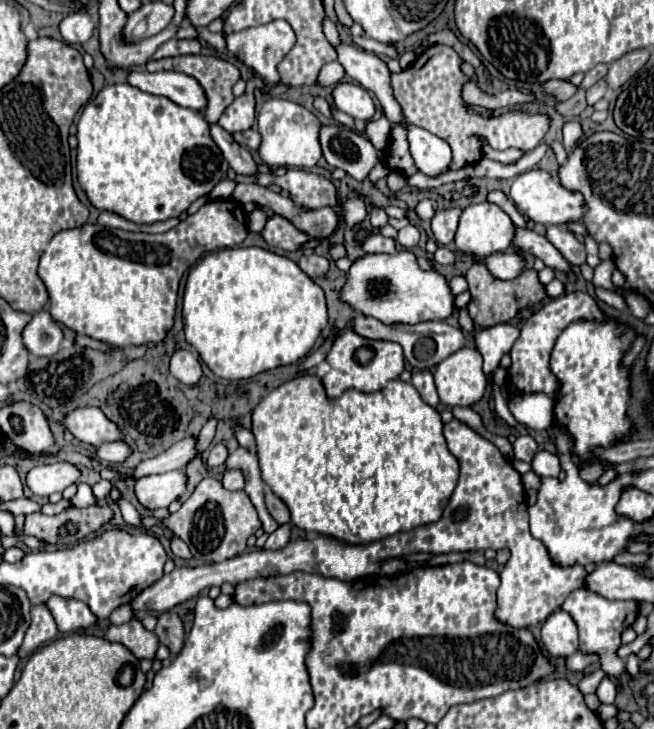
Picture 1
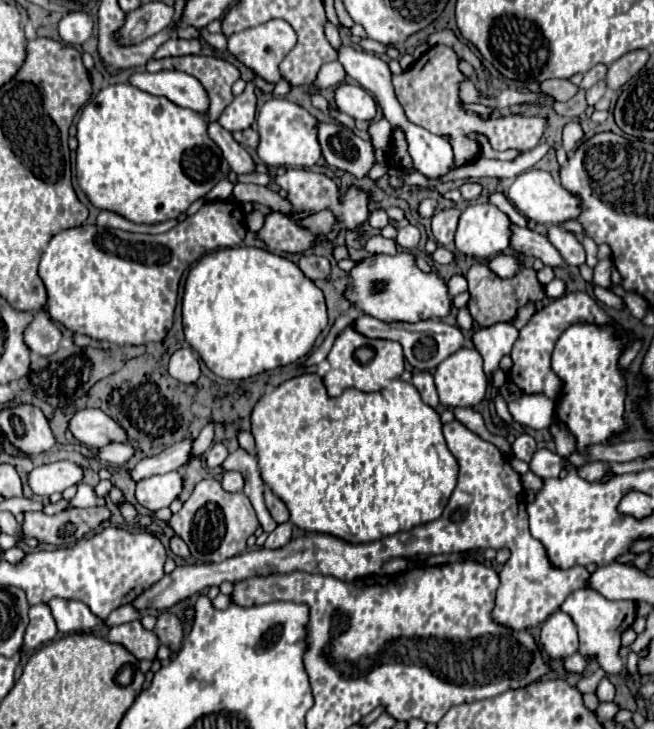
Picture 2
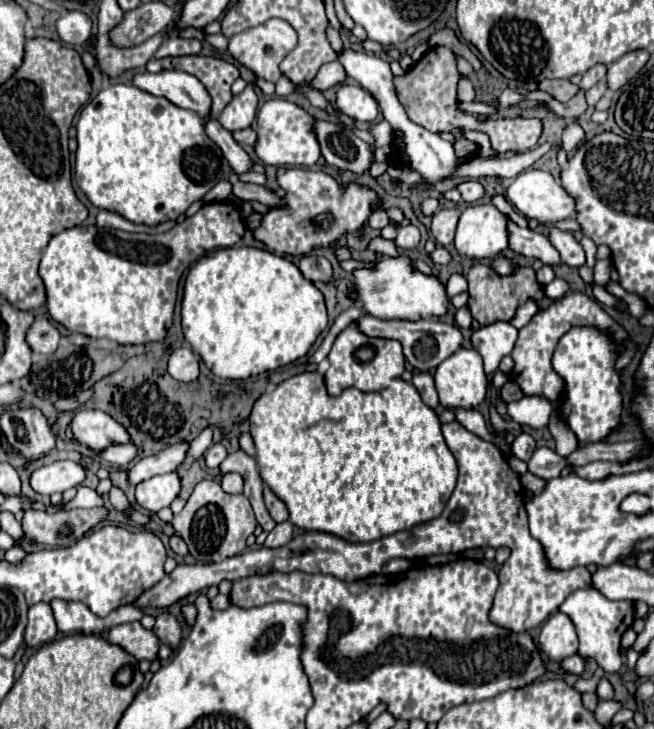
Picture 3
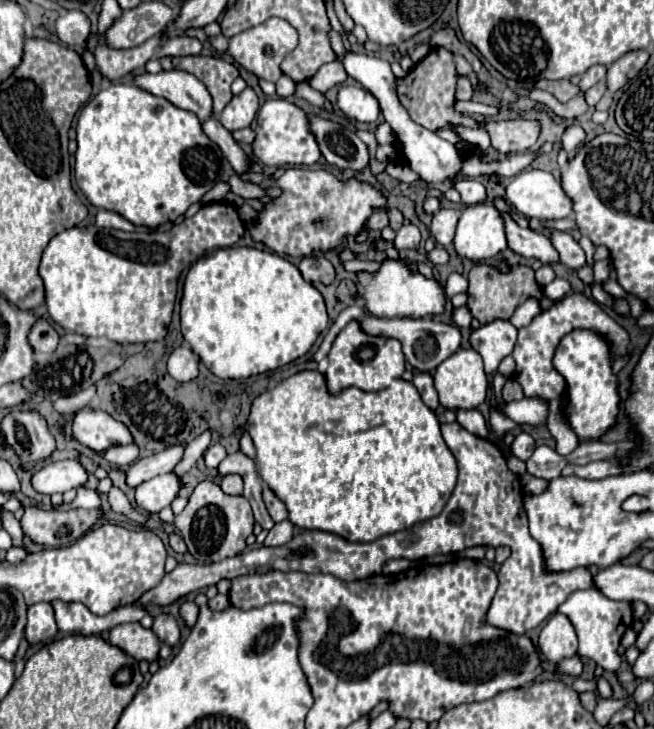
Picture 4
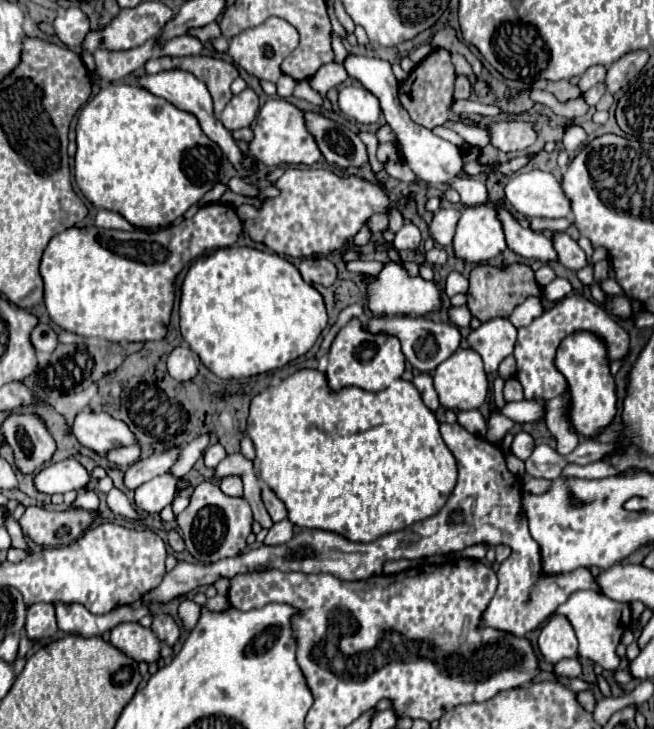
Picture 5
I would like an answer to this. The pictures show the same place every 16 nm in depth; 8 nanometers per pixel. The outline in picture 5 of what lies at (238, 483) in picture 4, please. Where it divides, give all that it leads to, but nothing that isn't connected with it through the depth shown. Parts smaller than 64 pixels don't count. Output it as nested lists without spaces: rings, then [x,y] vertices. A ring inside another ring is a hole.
[[[228,476],[228,478],[222,478],[220,480],[220,490],[226,494],[226,496],[242,496],[242,480],[238,476]]]

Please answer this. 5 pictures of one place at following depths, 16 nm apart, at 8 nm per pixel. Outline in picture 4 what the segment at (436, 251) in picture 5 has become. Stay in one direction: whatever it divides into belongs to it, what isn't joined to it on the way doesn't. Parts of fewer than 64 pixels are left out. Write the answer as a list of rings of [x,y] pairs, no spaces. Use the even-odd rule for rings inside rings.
[[[436,246],[432,252],[426,254],[430,264],[446,264],[448,262],[448,252],[442,246]]]

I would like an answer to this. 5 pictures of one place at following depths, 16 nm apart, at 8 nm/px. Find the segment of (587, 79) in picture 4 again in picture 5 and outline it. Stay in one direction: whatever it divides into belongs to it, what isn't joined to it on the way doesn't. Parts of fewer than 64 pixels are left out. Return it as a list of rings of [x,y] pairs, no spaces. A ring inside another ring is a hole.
[[[592,66],[592,68],[588,68],[588,70],[582,74],[582,78],[580,78],[580,82],[578,82],[578,88],[580,88],[582,92],[586,92],[588,88],[596,86],[598,82],[604,82],[604,78],[606,78],[606,68],[604,68],[604,66]]]

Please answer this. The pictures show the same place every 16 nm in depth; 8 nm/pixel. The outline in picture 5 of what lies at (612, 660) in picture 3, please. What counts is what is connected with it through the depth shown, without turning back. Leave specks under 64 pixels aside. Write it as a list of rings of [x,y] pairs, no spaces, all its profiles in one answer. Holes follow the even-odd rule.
[[[580,590],[574,592],[560,608],[556,608],[554,614],[564,616],[580,642],[578,654],[582,658],[590,658],[592,662],[600,664],[604,670],[616,670],[620,664],[620,658],[616,656],[616,646],[624,634],[624,630],[630,626],[630,606],[622,602],[614,602],[606,598],[604,594],[592,592],[592,590]]]

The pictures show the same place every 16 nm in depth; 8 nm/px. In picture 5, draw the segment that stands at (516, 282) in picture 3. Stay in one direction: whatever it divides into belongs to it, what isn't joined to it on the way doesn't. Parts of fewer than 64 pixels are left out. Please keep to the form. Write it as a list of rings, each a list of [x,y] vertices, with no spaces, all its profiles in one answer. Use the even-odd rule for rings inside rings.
[[[478,264],[470,272],[470,290],[468,290],[468,308],[474,318],[488,322],[496,316],[508,318],[510,312],[522,304],[528,296],[538,296],[540,286],[534,280],[534,272],[526,264],[508,264],[508,268],[498,268],[490,264]]]

